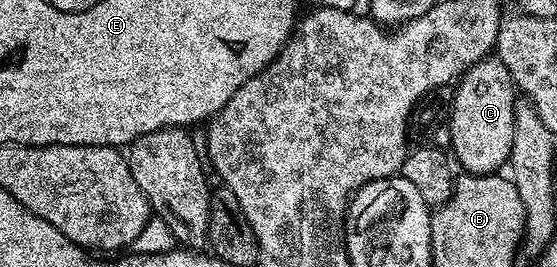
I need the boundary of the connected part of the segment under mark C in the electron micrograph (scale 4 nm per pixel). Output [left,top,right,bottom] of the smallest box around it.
[447,58,519,176]

